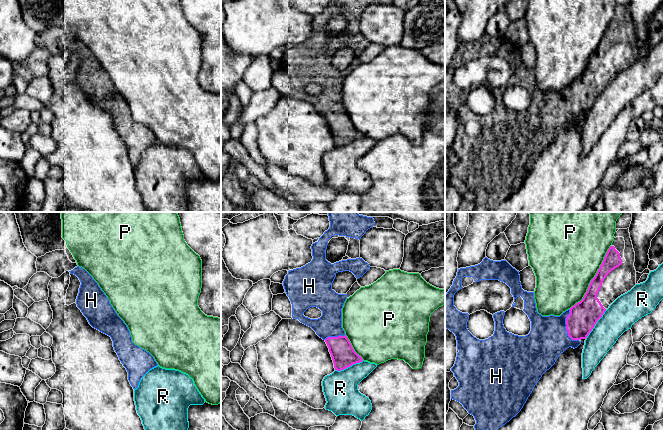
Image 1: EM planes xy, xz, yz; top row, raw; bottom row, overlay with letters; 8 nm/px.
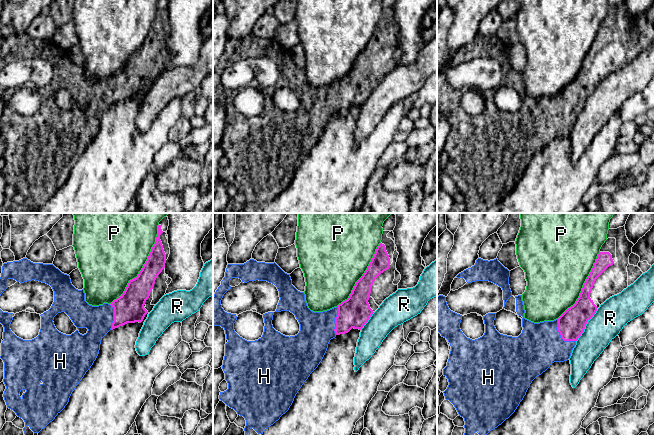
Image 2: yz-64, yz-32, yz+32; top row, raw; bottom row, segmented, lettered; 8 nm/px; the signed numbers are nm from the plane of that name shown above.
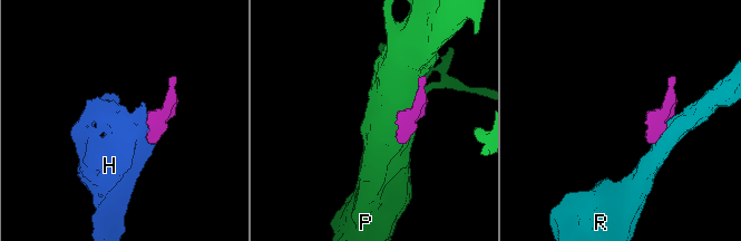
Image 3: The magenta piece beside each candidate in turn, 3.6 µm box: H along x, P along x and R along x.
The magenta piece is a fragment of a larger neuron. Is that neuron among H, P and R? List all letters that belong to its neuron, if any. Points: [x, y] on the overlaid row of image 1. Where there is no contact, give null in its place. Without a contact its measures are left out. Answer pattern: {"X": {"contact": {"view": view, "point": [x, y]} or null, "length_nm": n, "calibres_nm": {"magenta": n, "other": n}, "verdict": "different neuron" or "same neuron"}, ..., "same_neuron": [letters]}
{"H": {"contact": {"view": "yz", "point": [566, 327]}, "length_nm": 260, "calibres_nm": {"magenta": 220, "other": 320}, "verdict": "same neuron"}, "P": {"contact": {"view": "yz", "point": [593, 278]}, "length_nm": 600, "calibres_nm": {"magenta": 200, "other": 500}, "verdict": "different neuron"}, "R": {"contact": {"view": "yz", "point": [595, 323]}, "length_nm": 300, "calibres_nm": {"magenta": 220, "other": 240}, "verdict": "different neuron"}, "same_neuron": ["H"]}

